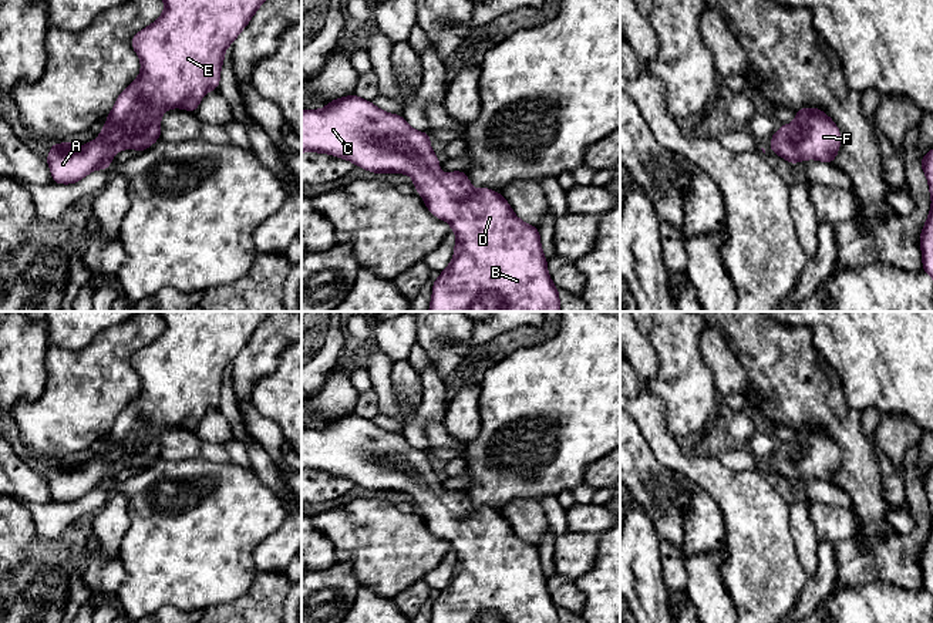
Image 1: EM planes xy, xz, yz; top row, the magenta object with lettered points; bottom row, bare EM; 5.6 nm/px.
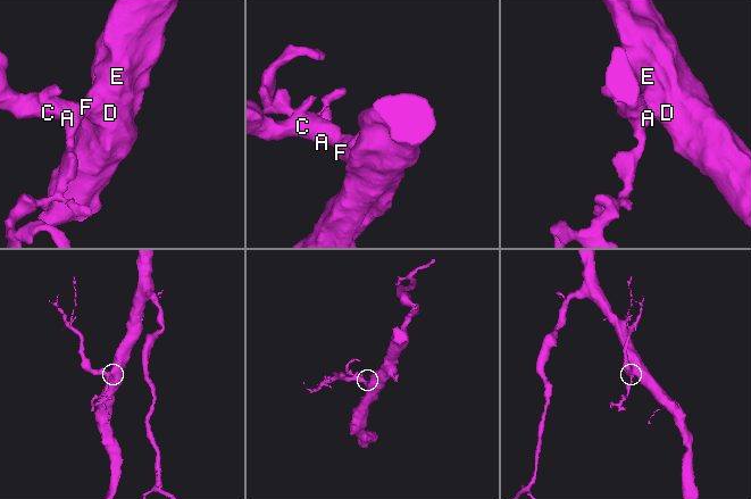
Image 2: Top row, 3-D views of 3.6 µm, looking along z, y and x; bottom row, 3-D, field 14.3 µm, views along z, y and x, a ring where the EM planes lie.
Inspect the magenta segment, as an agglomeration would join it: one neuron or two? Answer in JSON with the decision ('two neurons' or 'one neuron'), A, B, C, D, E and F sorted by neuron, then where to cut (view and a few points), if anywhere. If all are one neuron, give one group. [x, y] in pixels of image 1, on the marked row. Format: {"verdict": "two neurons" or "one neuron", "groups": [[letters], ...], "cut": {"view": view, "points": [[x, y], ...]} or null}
{"verdict": "one neuron", "groups": [["A", "B", "C", "D", "E", "F"]], "cut": null}

